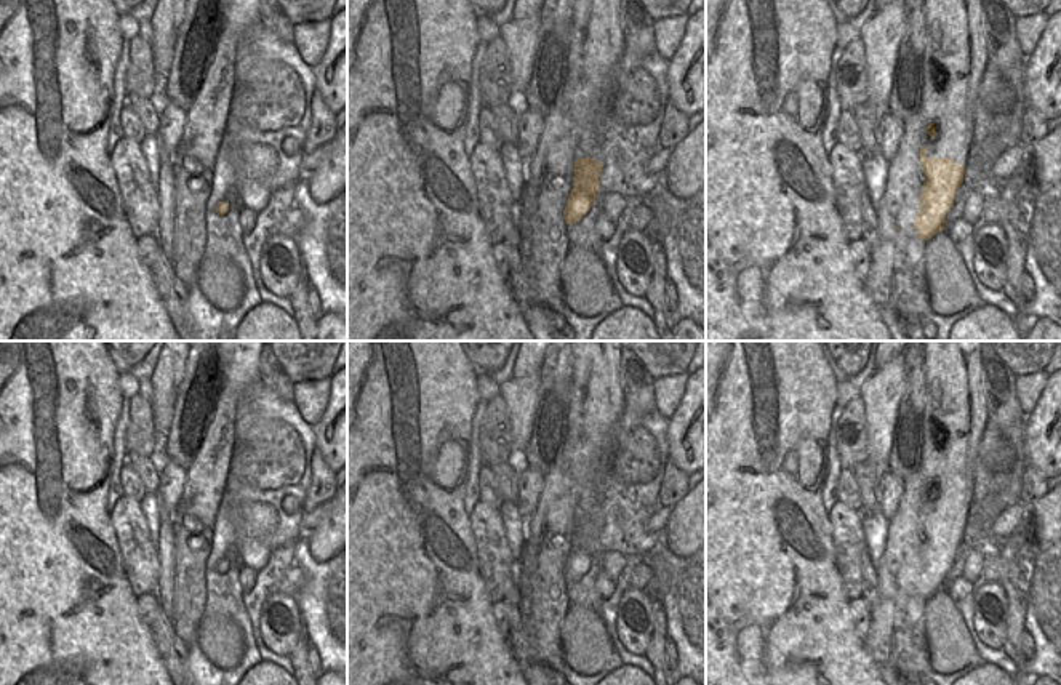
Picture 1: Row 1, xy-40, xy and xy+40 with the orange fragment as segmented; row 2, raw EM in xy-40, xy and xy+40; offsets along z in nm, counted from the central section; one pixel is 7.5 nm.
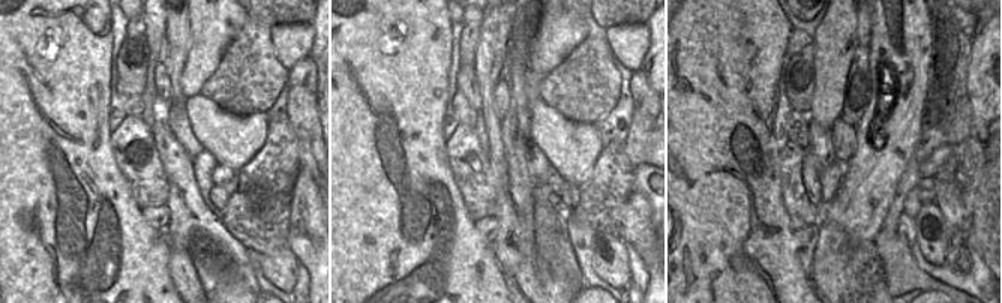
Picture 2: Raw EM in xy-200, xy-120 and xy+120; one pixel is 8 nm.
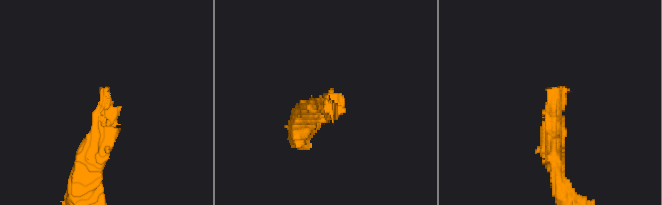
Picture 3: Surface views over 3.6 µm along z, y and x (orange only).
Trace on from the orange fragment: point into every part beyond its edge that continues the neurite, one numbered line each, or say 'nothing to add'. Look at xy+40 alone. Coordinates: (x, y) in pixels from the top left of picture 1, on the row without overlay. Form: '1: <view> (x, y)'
1: xy+40 (952, 424)

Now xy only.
1: xy (572, 488)

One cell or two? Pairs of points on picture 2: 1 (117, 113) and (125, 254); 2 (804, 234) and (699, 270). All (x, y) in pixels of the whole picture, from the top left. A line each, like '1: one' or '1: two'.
1: two
2: two

